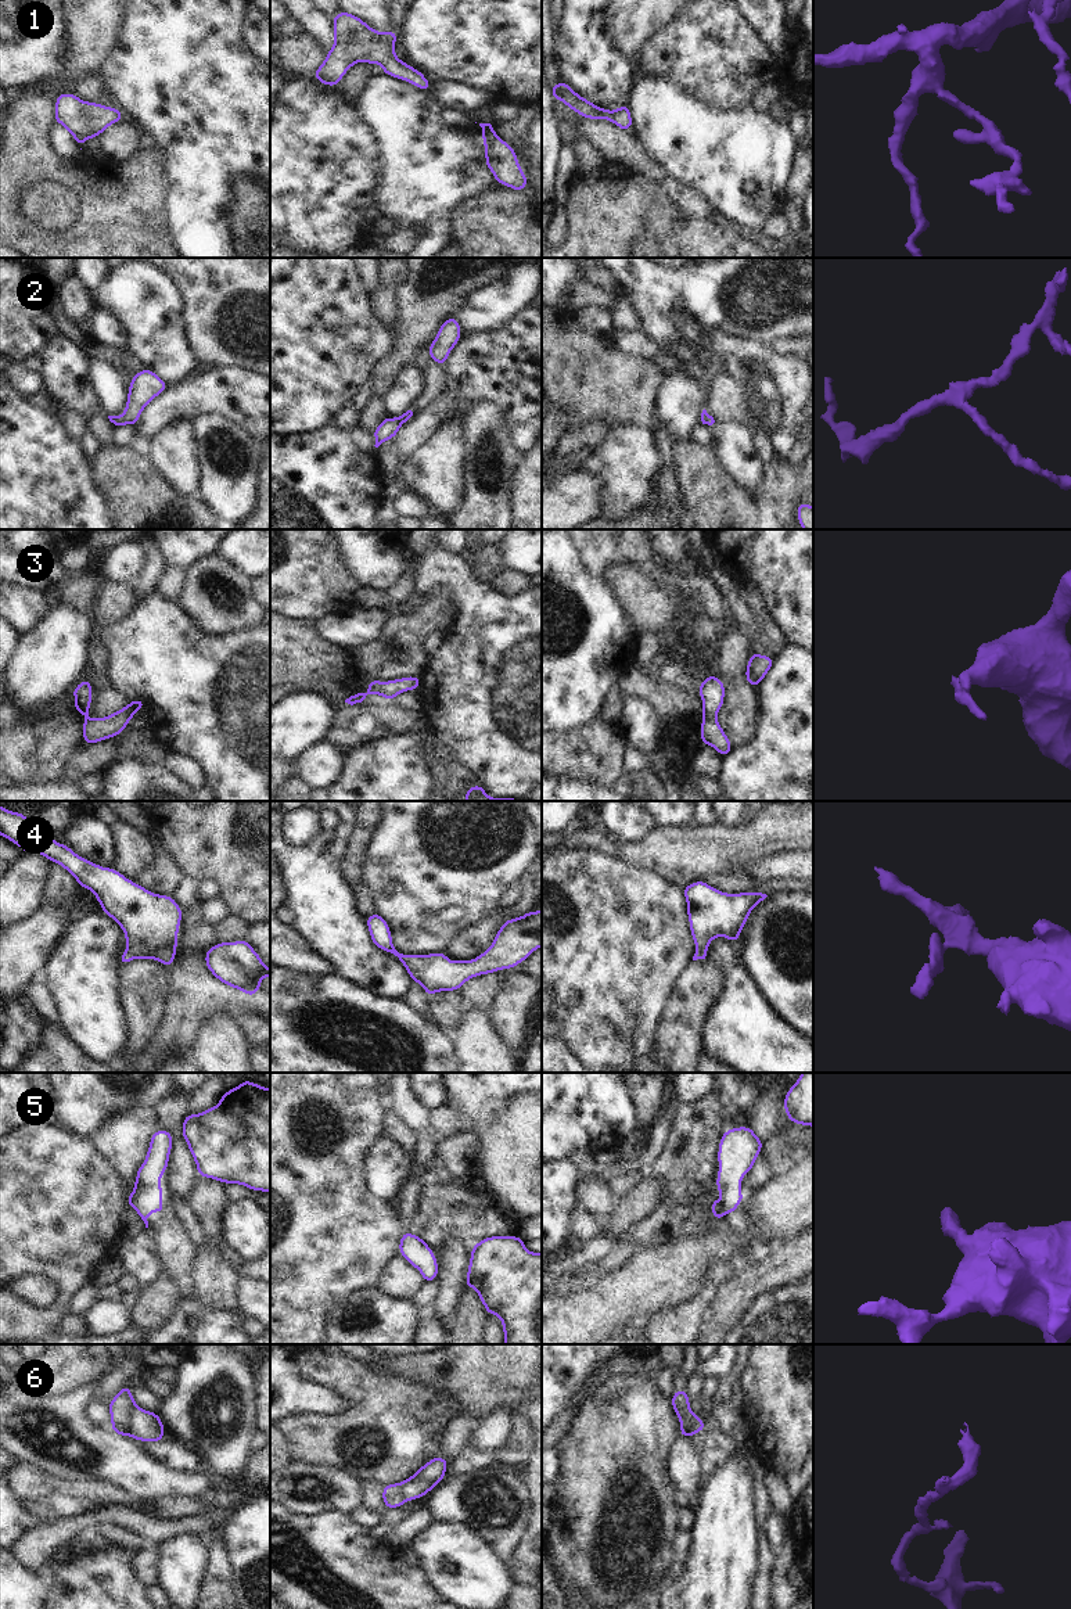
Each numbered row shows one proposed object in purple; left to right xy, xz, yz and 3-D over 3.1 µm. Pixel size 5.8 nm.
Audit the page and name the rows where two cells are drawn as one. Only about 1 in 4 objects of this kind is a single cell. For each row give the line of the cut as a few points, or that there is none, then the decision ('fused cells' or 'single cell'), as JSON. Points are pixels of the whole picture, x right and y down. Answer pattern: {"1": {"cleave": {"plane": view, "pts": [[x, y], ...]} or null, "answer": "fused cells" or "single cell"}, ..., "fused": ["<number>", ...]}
{"1": {"cleave": null, "answer": "single cell"}, "2": {"cleave": null, "answer": "single cell"}, "3": {"cleave": {"plane": "yz", "pts": [[704, 717], [715, 718]]}, "answer": "fused cells"}, "4": {"cleave": null, "answer": "single cell"}, "5": {"cleave": null, "answer": "single cell"}, "6": {"cleave": {"plane": "xy", "pts": [[136, 1405], [130, 1414], [128, 1435]]}, "answer": "fused cells"}, "fused": ["3", "6"]}

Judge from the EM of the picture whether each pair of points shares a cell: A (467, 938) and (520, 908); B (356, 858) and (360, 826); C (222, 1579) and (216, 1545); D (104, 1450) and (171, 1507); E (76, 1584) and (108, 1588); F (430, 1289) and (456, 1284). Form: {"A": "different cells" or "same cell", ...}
{"A": "same cell", "B": "same cell", "C": "same cell", "D": "different cells", "E": "same cell", "F": "different cells"}

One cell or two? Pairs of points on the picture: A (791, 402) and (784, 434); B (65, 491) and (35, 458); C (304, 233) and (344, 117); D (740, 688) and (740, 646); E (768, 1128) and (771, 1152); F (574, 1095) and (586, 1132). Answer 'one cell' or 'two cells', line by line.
A: one cell
B: one cell
C: one cell
D: one cell
E: two cells
F: one cell

